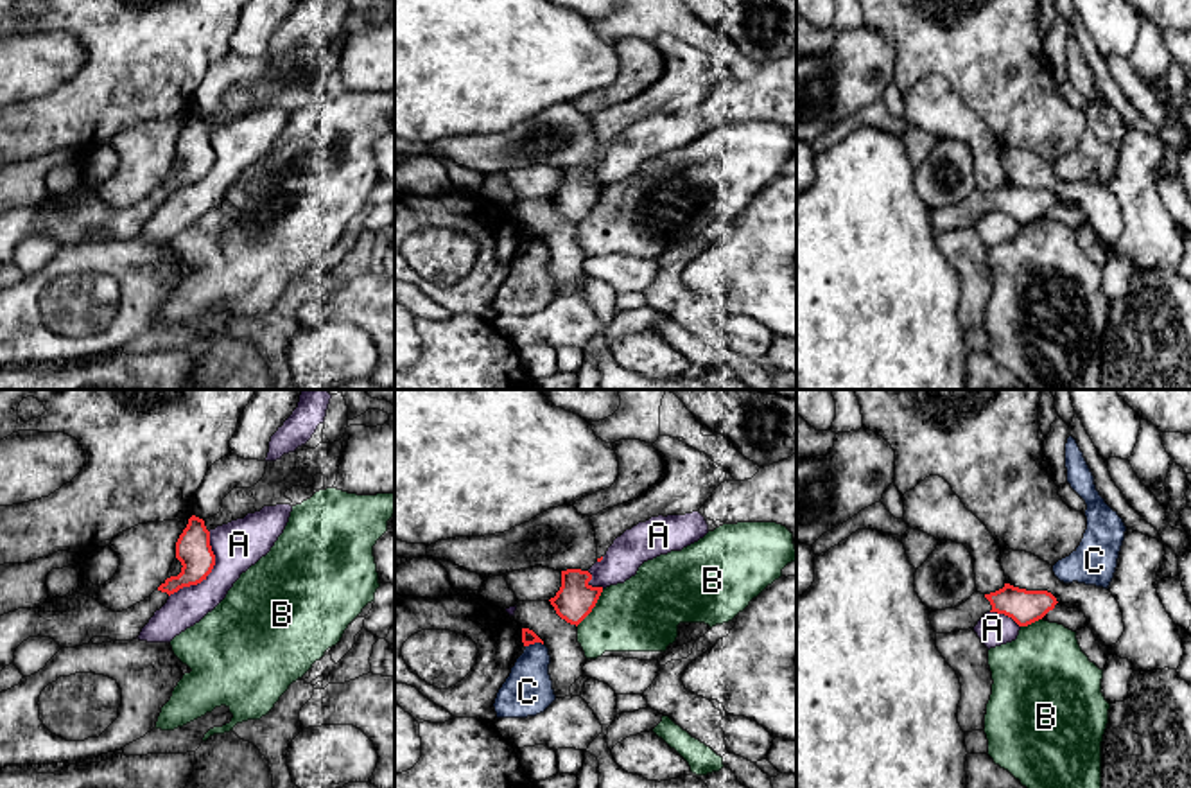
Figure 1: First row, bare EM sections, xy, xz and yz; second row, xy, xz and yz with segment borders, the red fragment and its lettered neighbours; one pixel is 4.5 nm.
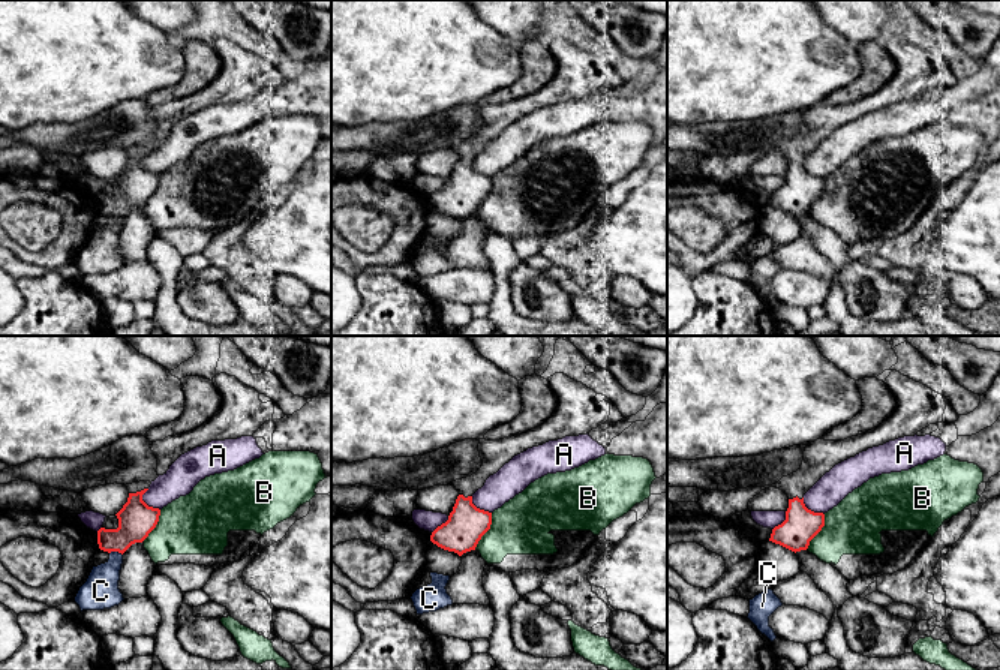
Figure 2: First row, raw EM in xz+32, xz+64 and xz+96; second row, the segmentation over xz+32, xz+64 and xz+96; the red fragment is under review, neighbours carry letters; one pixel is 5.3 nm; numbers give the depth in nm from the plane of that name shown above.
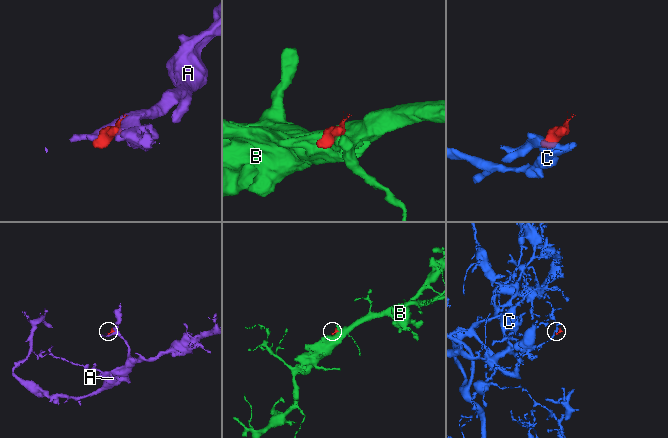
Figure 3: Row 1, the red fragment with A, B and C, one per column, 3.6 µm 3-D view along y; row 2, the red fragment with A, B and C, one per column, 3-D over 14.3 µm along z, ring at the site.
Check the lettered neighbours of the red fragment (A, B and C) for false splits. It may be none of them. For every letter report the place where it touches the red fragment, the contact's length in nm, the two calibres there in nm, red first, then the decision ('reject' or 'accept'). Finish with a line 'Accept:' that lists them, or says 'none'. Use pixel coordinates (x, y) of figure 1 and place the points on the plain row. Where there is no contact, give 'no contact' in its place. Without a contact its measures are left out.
A: xy (208, 171) | 340 nm | 160/220 nm | reject
B: xz (594, 203) | 200 nm | 170/340 nm | reject
C: xz (533, 241) | 80 nm | 60/220 nm | reject
Accept: none

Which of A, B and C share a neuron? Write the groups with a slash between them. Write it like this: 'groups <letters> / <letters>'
groups A / B / C

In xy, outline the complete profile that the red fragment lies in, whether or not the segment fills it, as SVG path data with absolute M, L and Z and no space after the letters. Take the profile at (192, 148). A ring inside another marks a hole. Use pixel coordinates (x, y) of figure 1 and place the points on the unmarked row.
M196 113L188 117L176 140L176 156L183 163L181 171L167 176L149 196L122 210L113 210L97 197L74 190L68 194L66 210L59 210L54 196L48 196L39 206L18 206L0 214L0 269L14 260L16 246L29 235L50 235L61 246L90 242L93 235L136 237L170 192L201 181L212 171L215 153L203 117Z

